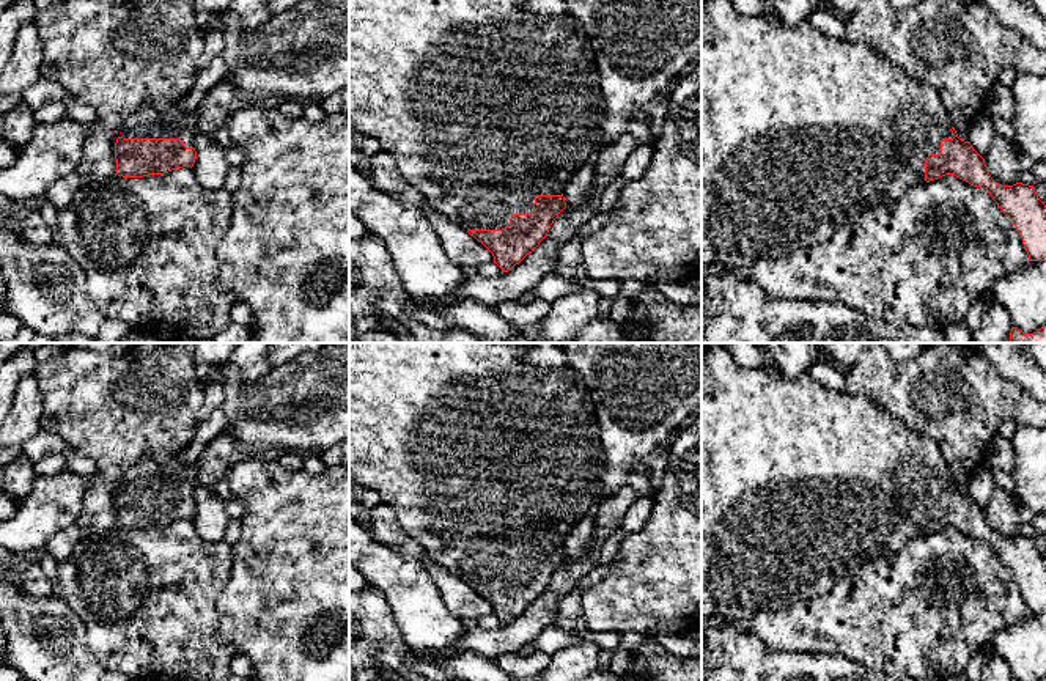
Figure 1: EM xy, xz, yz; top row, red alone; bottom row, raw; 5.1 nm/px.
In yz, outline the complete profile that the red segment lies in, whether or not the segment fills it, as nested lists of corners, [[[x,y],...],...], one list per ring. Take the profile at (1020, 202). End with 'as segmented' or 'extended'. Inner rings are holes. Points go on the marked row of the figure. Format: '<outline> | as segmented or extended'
[[[702,0],[702,267],[711,263],[738,269],[752,267],[758,260],[774,260],[799,248],[810,248],[827,237],[834,228],[857,220],[870,208],[897,200],[914,186],[945,175],[955,175],[989,193],[1021,234],[1029,260],[1046,261],[1046,204],[1038,198],[1033,186],[1022,182],[1002,186],[991,178],[985,159],[969,142],[958,137],[931,85],[911,79],[868,44],[829,36],[807,20],[786,27],[771,11],[766,16],[750,17],[739,14],[730,0]]] | extended

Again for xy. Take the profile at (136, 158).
[[[181,101],[170,107],[143,105],[124,120],[115,143],[116,175],[143,178],[193,167],[198,113],[186,113]]] | extended

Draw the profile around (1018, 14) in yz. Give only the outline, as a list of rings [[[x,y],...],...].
[[[978,0],[1004,27],[1018,31],[1027,42],[1046,53],[1046,17],[1027,0]]]

